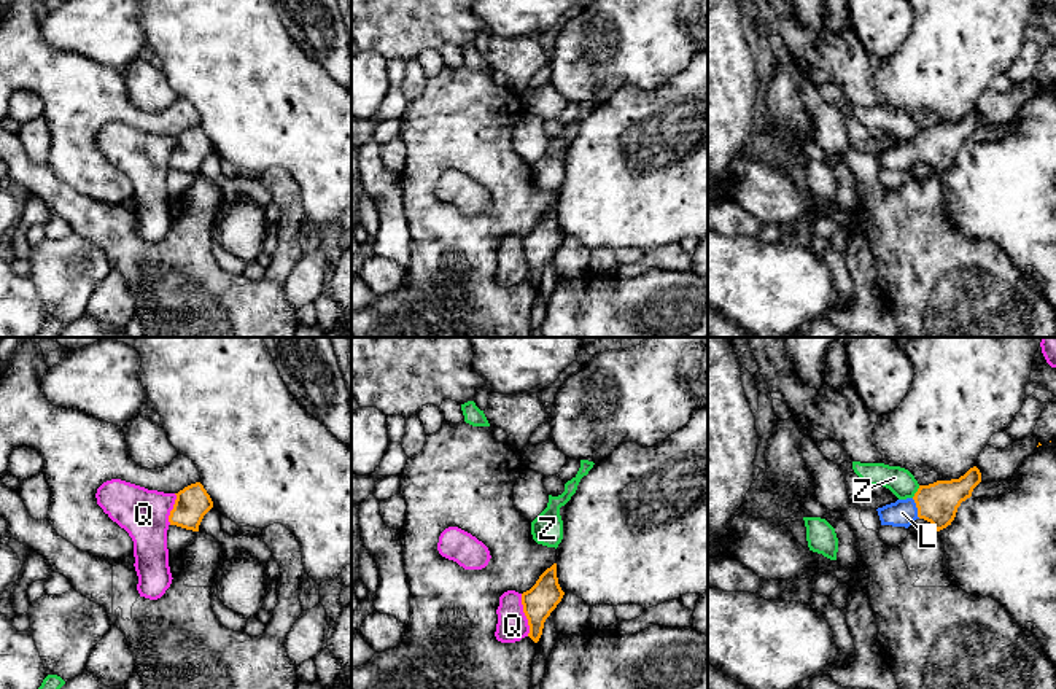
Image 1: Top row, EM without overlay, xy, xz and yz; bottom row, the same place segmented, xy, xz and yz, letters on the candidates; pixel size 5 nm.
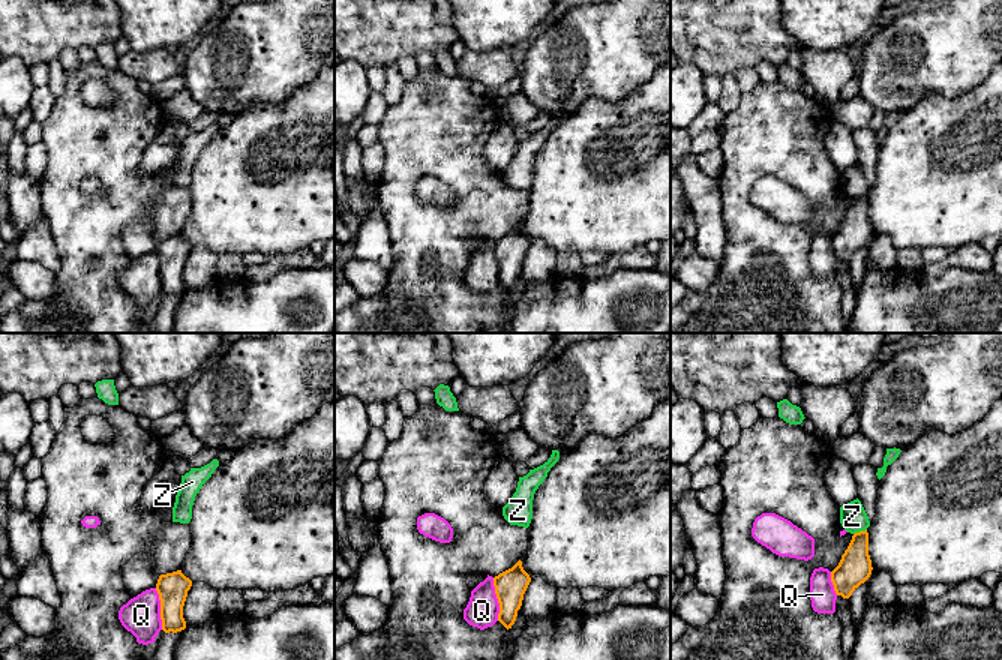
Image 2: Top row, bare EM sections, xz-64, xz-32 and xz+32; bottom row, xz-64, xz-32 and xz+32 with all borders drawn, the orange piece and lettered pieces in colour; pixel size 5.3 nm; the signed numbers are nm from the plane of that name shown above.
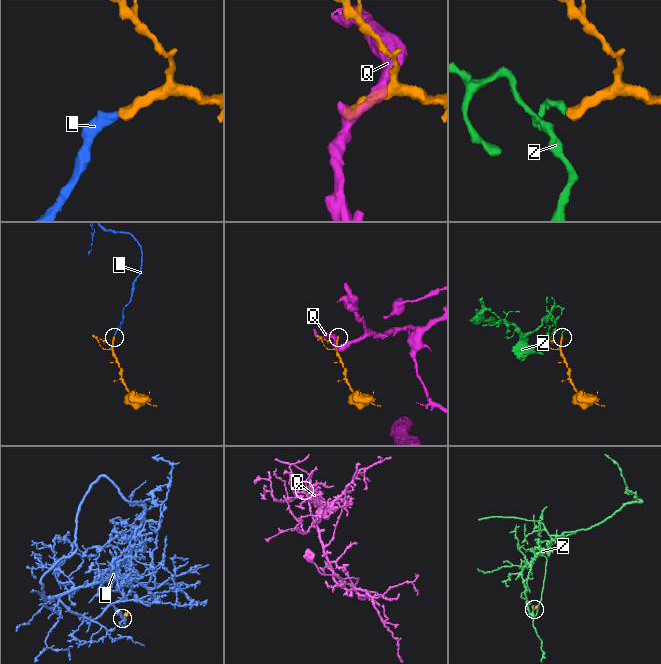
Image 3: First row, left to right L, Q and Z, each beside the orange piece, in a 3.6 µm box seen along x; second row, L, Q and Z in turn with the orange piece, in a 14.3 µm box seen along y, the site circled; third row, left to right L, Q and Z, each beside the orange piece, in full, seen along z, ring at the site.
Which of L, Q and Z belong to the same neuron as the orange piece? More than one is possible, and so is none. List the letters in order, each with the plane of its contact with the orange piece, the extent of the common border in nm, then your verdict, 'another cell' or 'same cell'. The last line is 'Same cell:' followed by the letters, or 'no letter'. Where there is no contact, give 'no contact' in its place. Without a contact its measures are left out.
L: yz | 110 nm | same cell
Q: xz | 220 nm | another cell
Z: yz | 80 nm | another cell
Same cell: L

